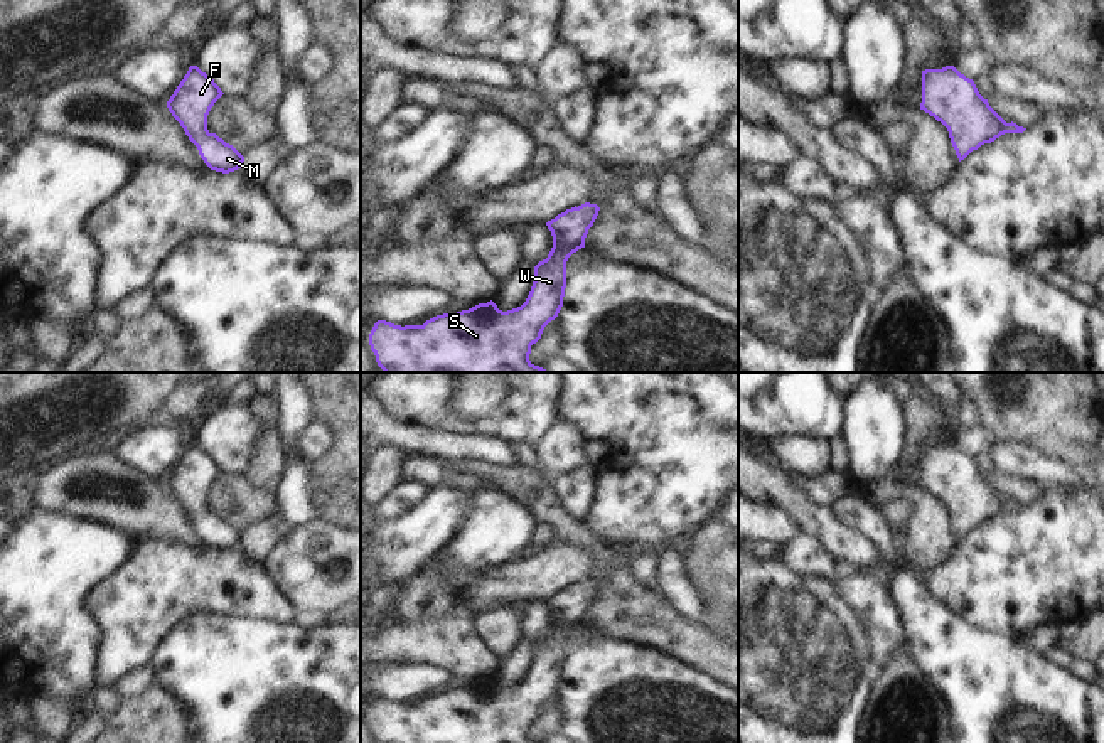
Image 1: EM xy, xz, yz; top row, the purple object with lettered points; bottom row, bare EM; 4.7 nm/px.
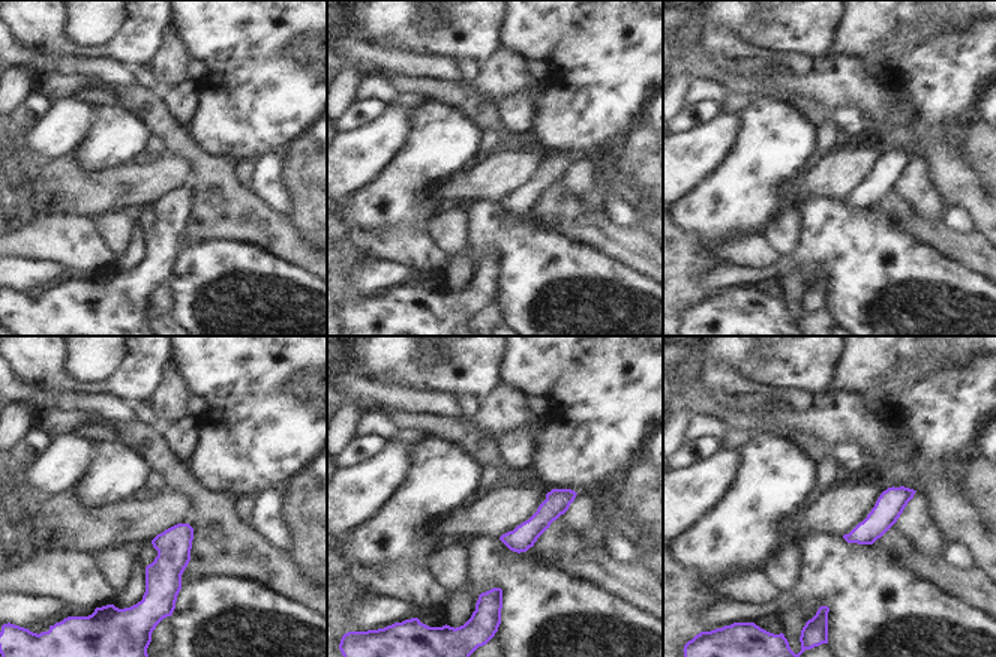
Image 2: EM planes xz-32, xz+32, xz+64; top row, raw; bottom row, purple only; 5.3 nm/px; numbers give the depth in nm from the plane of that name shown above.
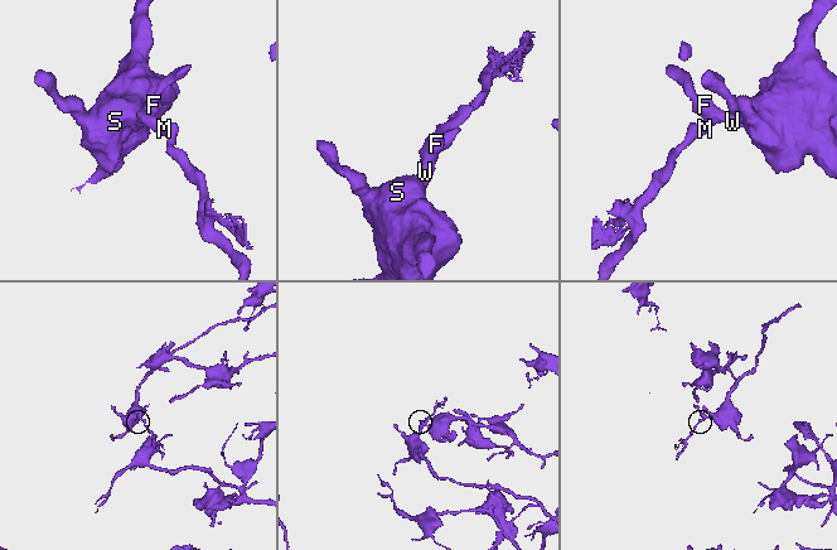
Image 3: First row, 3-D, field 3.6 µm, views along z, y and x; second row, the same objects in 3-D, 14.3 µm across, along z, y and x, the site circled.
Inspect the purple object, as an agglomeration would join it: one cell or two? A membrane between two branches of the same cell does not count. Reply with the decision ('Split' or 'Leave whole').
Leave whole.

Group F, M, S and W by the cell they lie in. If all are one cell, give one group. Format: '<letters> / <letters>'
F M S W

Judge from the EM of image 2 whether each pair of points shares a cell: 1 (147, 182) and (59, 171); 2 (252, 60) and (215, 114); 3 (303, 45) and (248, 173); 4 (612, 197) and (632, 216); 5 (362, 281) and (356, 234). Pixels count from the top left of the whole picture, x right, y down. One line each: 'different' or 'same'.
1: same
2: same
3: different
4: same
5: different

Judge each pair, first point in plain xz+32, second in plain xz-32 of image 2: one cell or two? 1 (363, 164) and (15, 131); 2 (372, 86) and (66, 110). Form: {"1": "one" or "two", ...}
{"1": "two", "2": "two"}

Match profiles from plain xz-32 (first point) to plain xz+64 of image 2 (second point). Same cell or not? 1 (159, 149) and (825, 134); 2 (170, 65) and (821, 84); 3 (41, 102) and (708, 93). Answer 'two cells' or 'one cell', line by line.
1: one cell
2: one cell
3: two cells

